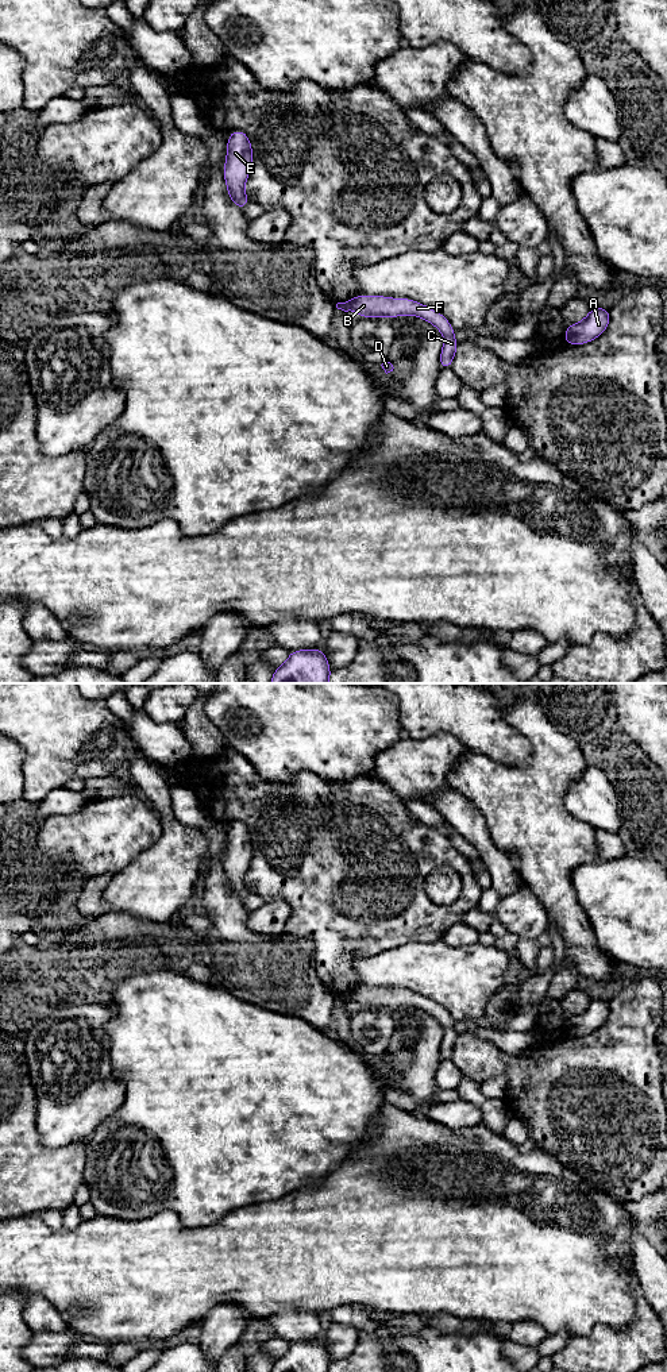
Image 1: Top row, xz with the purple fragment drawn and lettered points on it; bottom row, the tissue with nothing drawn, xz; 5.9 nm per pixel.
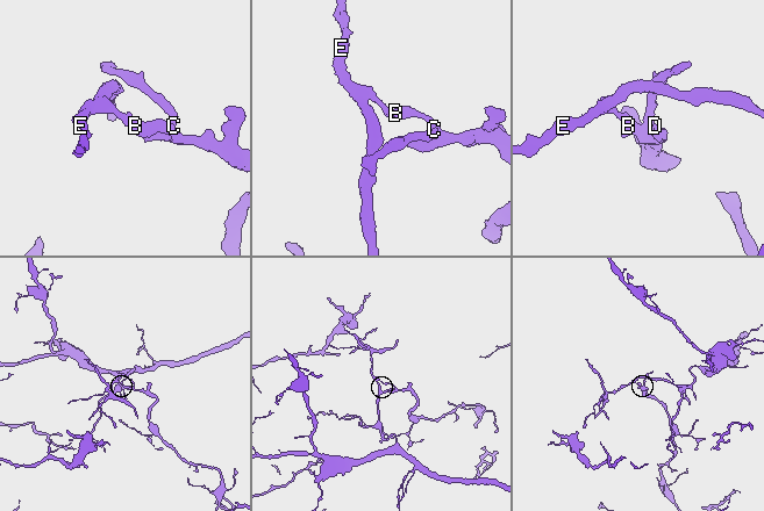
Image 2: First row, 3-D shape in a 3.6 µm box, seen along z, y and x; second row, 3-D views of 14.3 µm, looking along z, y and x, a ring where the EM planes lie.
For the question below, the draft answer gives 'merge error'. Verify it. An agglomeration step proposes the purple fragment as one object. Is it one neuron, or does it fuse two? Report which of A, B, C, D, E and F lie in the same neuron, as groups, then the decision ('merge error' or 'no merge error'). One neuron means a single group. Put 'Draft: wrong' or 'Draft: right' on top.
Draft: right
A B C D F / E | merge error

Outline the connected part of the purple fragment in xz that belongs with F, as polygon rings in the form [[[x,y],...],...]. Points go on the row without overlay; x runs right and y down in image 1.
[[[355,987],[350,993],[352,1002],[362,1009],[397,1009],[401,1006],[419,1007],[435,1017],[444,1029],[444,1036],[440,1044],[440,1060],[451,1059],[458,1033],[454,1029],[455,1021],[450,1013],[437,1002],[428,999],[409,990],[390,990],[383,987]]]

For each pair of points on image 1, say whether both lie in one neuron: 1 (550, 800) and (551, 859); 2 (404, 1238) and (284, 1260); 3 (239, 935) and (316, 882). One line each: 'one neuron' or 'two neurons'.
1: one neuron
2: one neuron
3: two neurons

